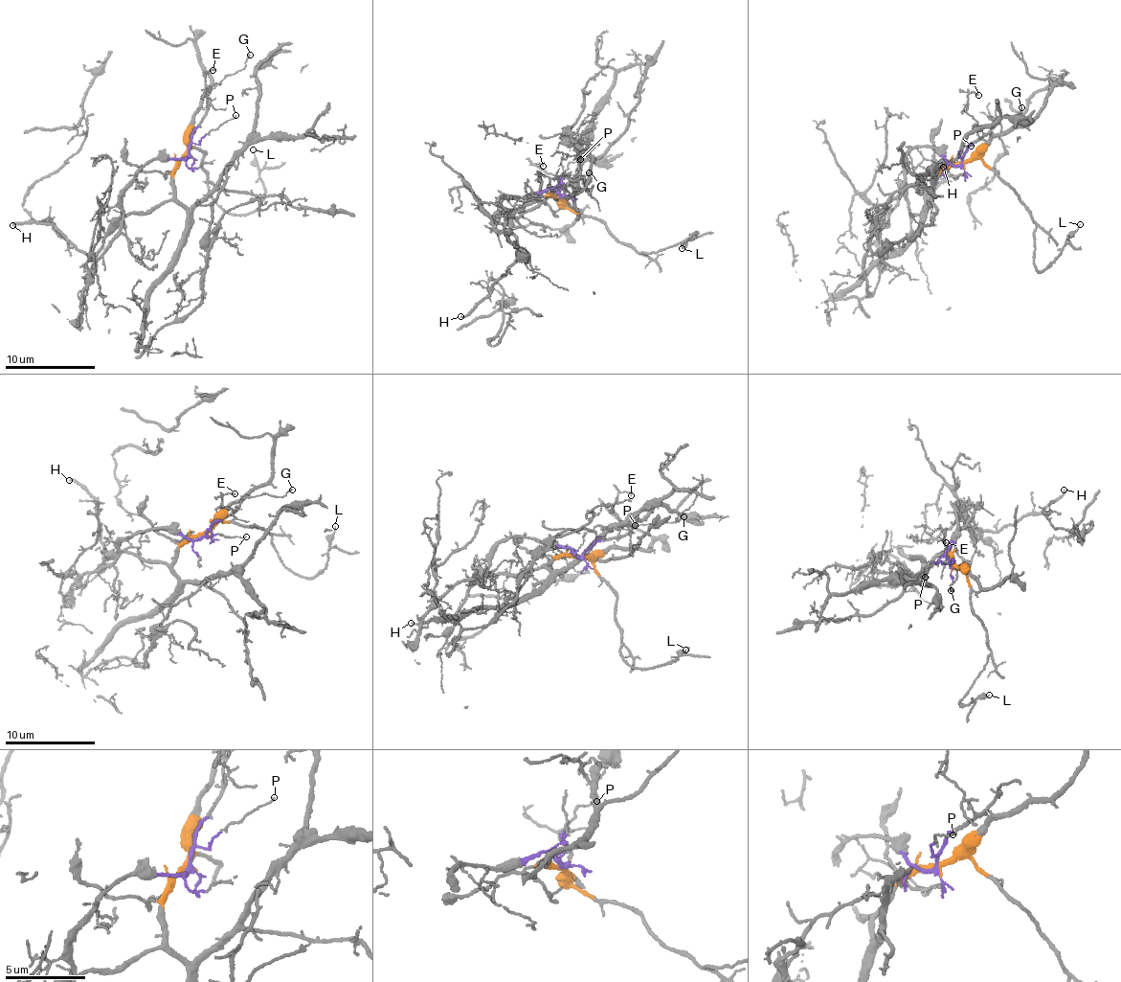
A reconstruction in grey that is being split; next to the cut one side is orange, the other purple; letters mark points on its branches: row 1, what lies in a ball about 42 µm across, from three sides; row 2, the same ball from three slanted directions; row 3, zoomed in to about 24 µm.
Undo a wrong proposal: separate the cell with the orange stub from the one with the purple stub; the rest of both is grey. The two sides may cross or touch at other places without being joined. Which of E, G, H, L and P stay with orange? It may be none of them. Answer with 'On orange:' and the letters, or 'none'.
On orange: H, L

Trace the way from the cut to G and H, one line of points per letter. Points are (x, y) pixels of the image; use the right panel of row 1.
G: (962, 163), (968, 146), (987, 134), (1004, 115), (1013, 118), (1022, 107)
H: (962, 163), (945, 170), (929, 192), (907, 190), (908, 210), (914, 215), (923, 212), (944, 178), (943, 166)

